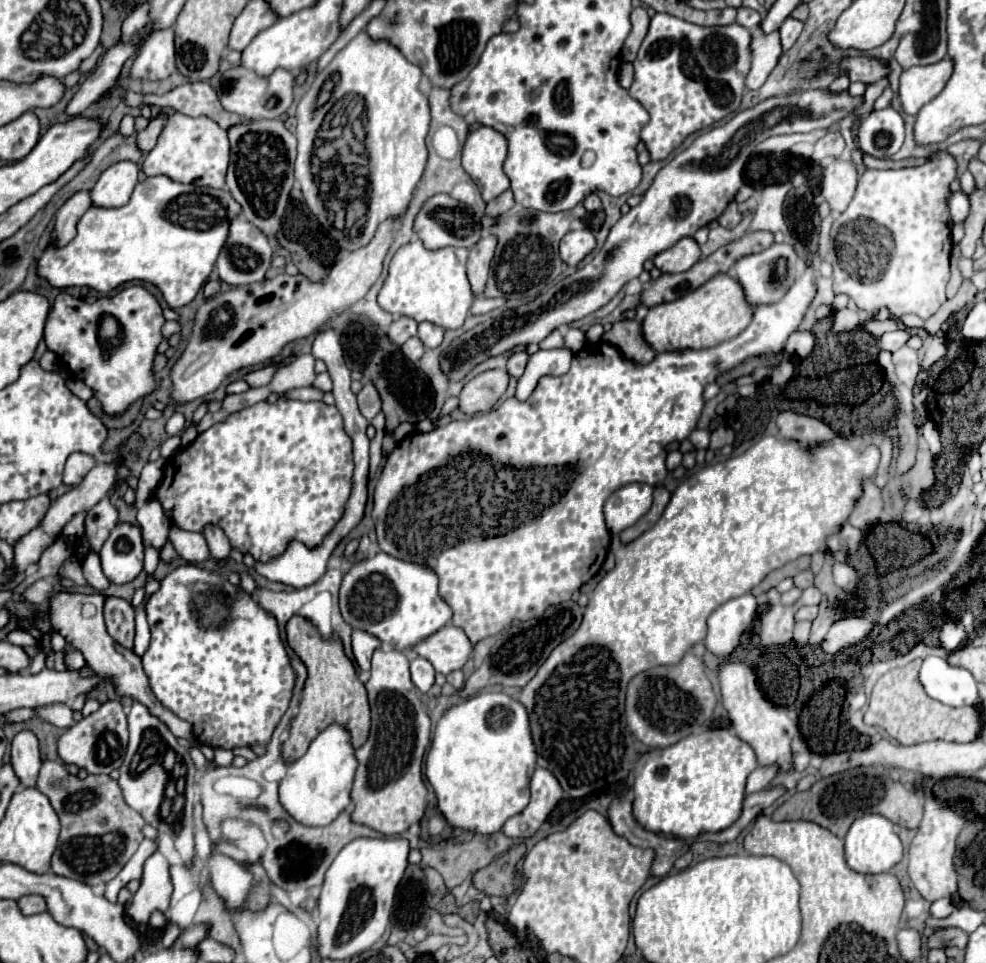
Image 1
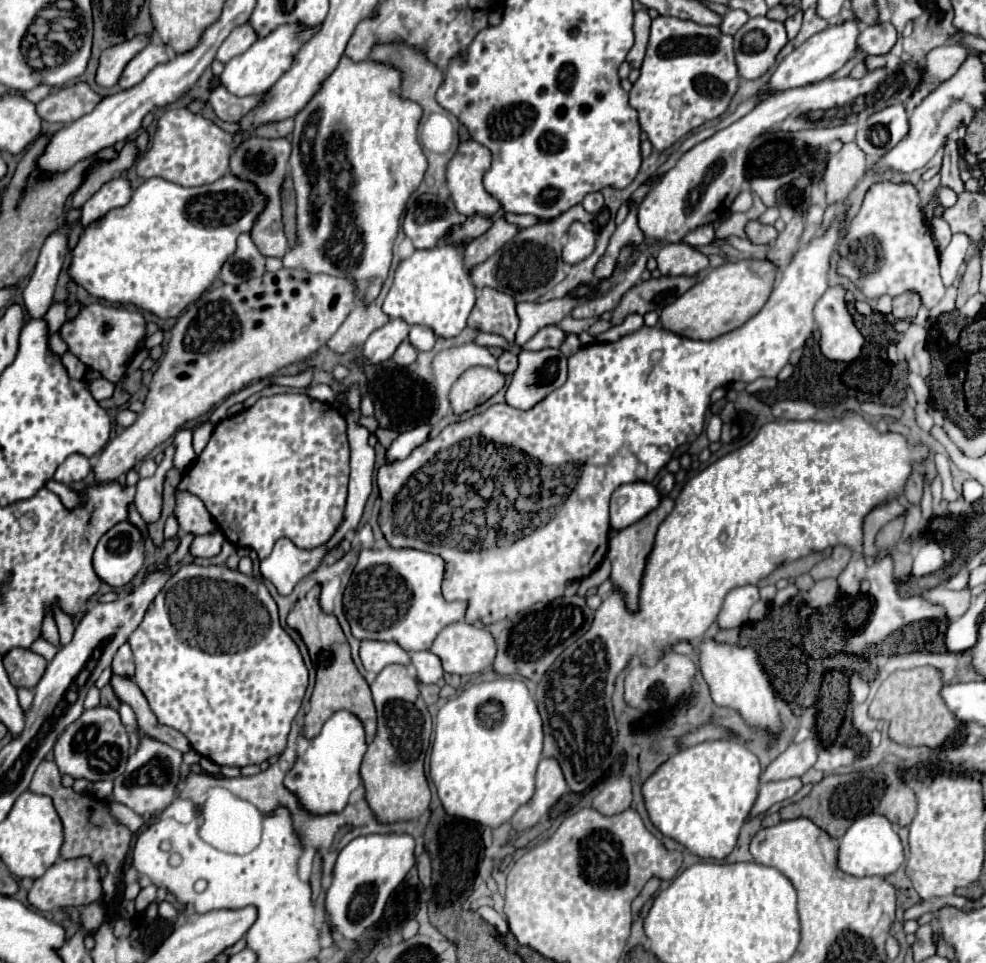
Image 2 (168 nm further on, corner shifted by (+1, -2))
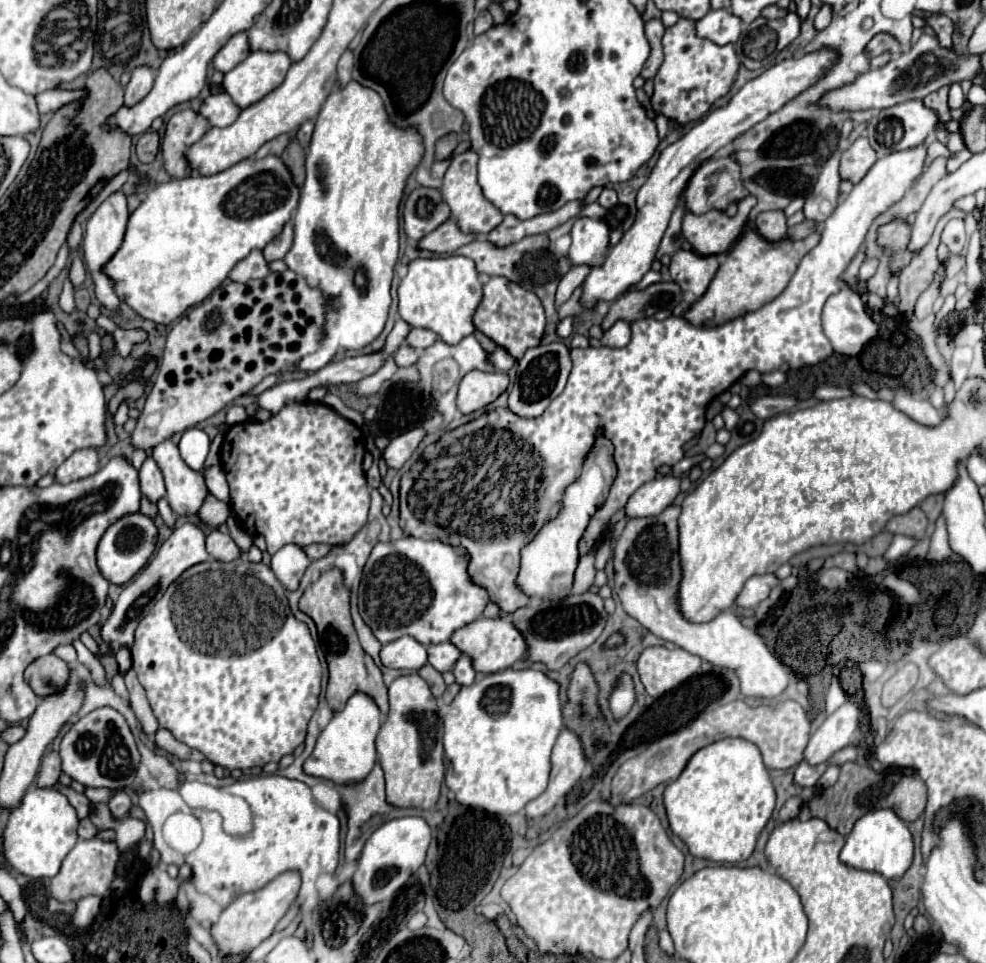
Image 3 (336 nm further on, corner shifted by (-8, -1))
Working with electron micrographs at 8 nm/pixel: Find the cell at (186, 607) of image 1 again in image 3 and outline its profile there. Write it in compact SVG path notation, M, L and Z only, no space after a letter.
M205 561L187 569L139 623L131 655L159 725L199 749L213 765L263 767L305 741L307 723L319 703L321 663L307 625L293 617L283 585L263 563Z

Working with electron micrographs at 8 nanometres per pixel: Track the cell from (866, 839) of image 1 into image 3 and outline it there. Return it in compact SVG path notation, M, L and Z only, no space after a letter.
M891 809L869 811L855 823L839 859L855 869L881 873L885 879L899 879L905 875L913 861L913 837L907 829L907 823L899 819Z

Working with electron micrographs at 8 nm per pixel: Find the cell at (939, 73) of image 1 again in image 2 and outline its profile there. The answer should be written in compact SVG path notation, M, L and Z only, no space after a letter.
M962 44L934 48L922 62L922 66L926 66L926 82L922 82L922 86L918 86L918 90L912 94L906 110L912 112L918 106L918 102L922 102L922 98L934 90L934 86L938 86L940 82L944 82L952 74L956 74L956 70L962 66L962 62L968 58L968 54L970 54L970 50Z

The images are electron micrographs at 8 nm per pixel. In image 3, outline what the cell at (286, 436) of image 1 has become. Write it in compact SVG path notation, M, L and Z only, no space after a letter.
M321 401L291 403L267 421L247 419L229 427L221 445L221 467L229 483L231 511L237 525L249 535L263 535L271 555L287 543L305 547L311 543L341 545L351 541L367 523L369 511L369 487L361 469L363 455L365 435L361 429Z

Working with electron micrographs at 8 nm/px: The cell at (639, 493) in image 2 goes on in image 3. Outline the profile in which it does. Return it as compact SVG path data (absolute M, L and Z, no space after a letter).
M665 475L665 477L657 477L653 481L647 481L629 497L629 501L625 505L625 515L627 517L659 515L677 497L679 483L681 483L681 479L673 477L673 475Z

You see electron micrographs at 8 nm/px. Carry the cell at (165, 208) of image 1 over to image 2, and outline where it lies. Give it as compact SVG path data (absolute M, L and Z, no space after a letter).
M226 172L214 184L206 184L206 186L198 186L198 188L184 188L184 186L168 182L164 178L148 178L142 186L138 186L138 190L132 194L130 202L126 206L110 210L104 218L100 218L98 222L90 224L84 230L78 246L72 250L70 276L76 280L76 284L84 286L96 298L104 298L104 300L110 300L110 302L116 302L116 304L134 304L136 308L142 308L142 310L146 310L146 312L150 312L158 318L176 318L188 304L198 300L202 296L202 292L210 288L214 278L220 274L220 268L224 266L224 262L236 252L236 238L242 232L250 232L254 228L254 224L256 224L256 220L258 220L258 216L262 214L264 208L266 208L266 198L264 198L264 194L260 194L258 186L250 180L240 180L238 176L234 176L230 172Z

